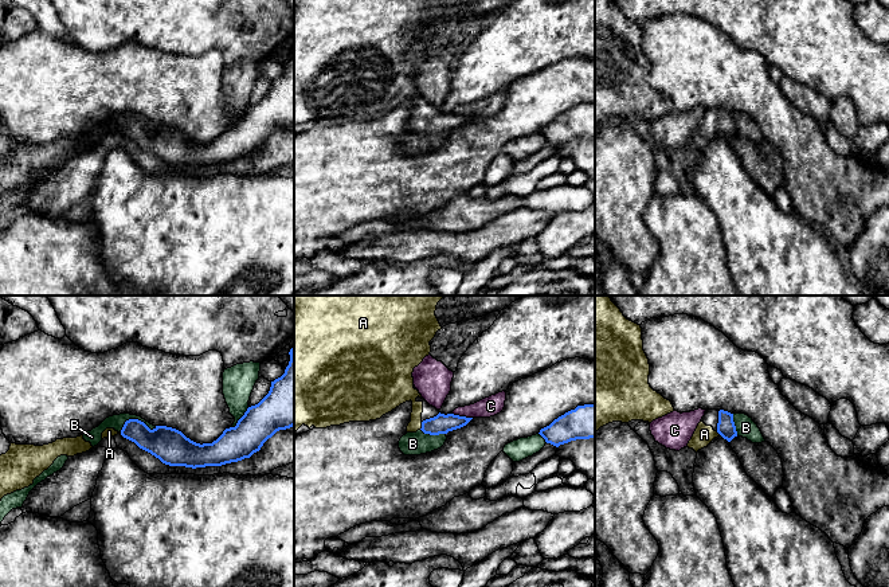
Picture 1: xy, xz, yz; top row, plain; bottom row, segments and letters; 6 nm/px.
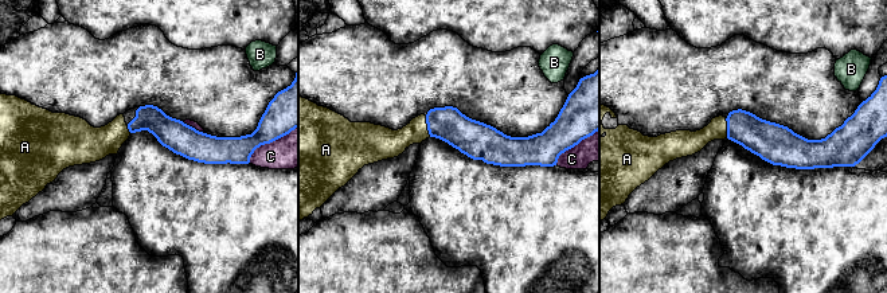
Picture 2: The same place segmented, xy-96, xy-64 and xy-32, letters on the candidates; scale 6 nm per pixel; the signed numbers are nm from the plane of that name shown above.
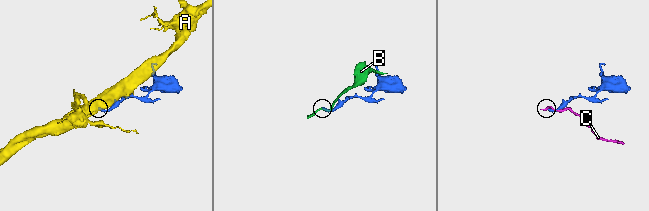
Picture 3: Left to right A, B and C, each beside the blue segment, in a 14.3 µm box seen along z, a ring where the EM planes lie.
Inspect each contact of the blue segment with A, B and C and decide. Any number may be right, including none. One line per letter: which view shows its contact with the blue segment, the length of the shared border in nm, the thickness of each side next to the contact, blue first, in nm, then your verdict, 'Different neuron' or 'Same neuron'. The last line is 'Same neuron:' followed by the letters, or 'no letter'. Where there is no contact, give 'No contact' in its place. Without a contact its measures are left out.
A: Touches blue in xz. Shared border 50 nm. Thickness 120 nm (blue) against 150 nm. Same neuron
B: Touches blue in xy. Shared border 220 nm. Thickness 200 nm (blue) against 90 nm. Different neuron
C: Touches blue in xz. Shared border 120 nm. Thickness 120 nm (blue) against 120 nm. Different neuron
Same neuron: A

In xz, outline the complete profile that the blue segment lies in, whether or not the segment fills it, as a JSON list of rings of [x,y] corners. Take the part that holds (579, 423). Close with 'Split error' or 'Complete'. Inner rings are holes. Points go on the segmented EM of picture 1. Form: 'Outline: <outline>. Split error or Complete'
Outline: [[[595,404],[577,406],[539,433],[556,447],[576,439],[595,438]]]. Complete

